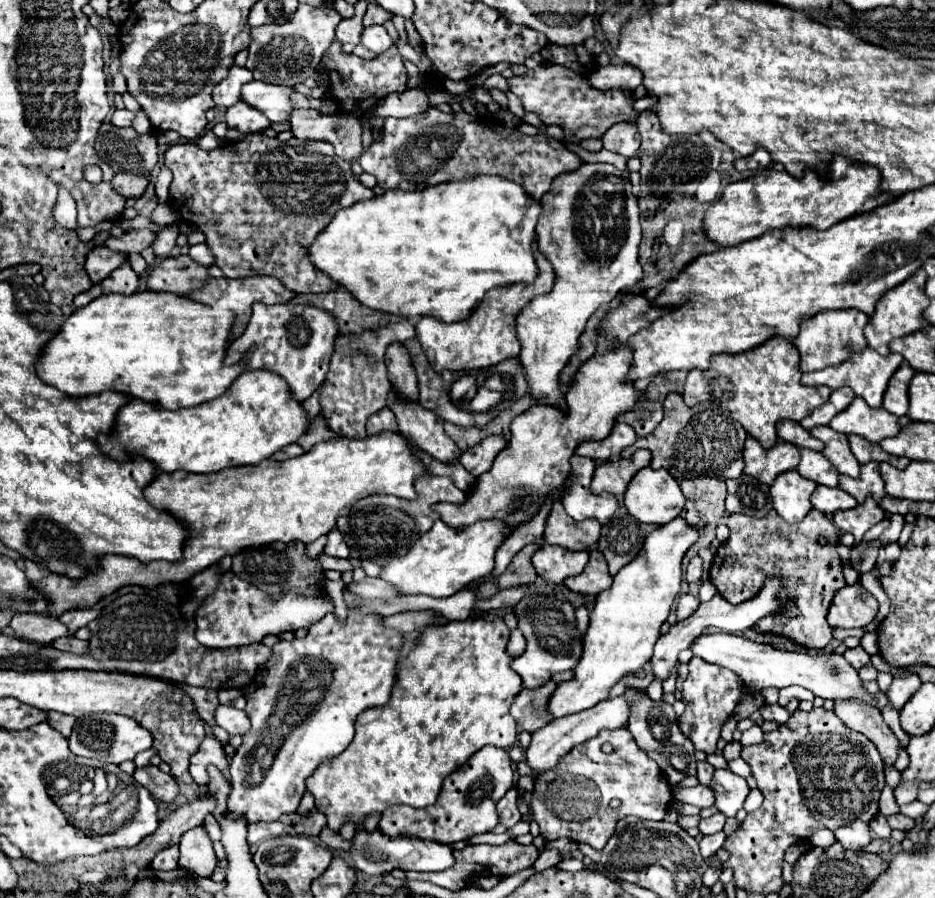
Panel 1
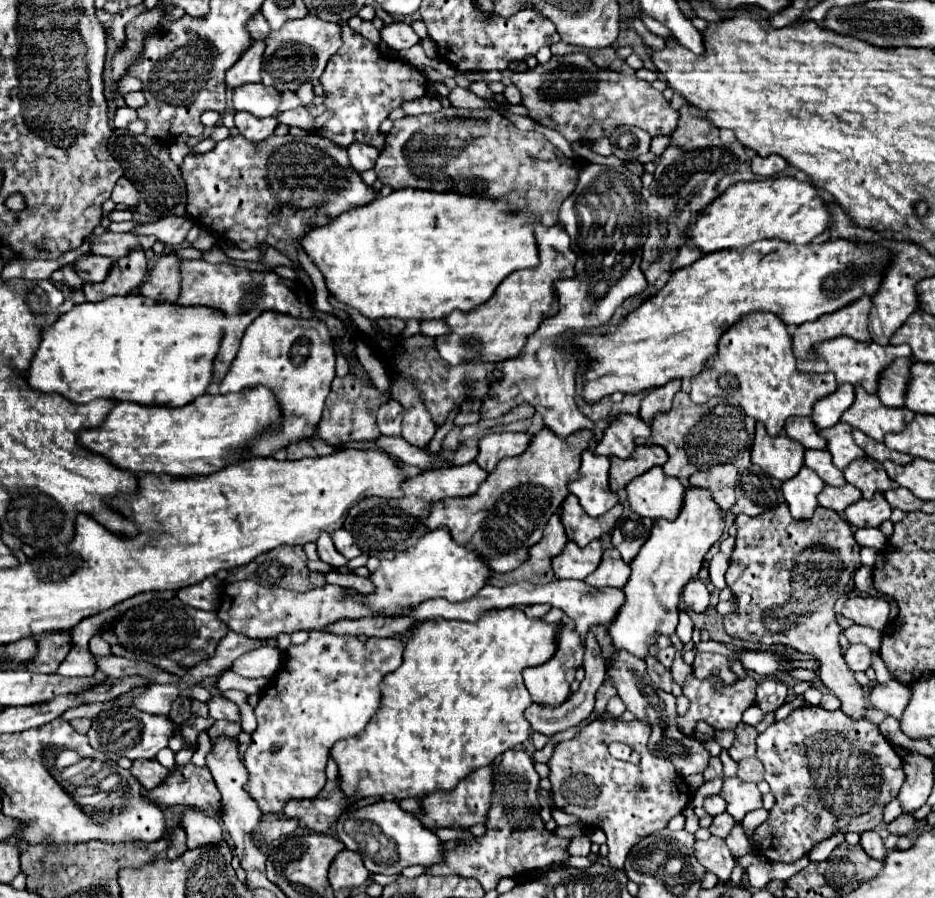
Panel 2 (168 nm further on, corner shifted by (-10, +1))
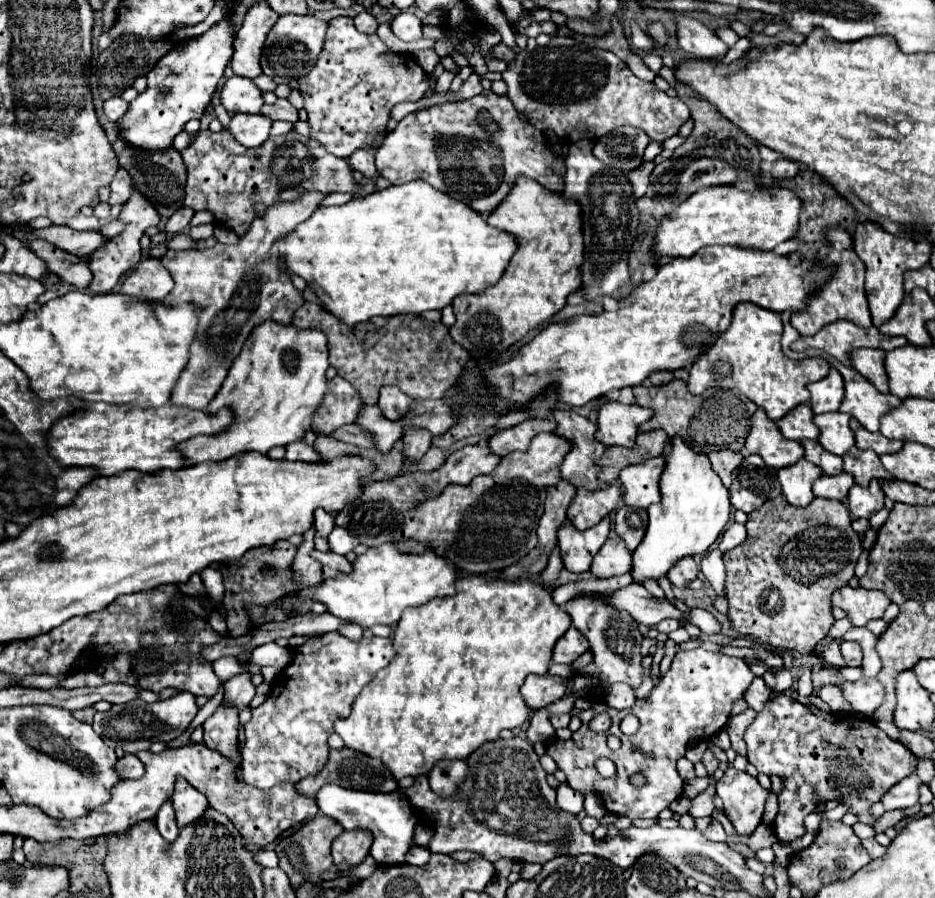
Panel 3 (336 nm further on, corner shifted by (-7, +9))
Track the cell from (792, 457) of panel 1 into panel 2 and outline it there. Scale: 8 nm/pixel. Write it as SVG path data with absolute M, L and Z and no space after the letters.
M762 422L755 428L752 445L752 462L772 478L784 482L794 478L804 466L804 446L792 442L788 436L768 436Z

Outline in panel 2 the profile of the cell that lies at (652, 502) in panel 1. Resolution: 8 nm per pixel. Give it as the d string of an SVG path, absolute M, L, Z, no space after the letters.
M652 468L644 476L634 478L628 486L630 508L640 516L674 520L682 506L684 484L678 478L666 476L662 468Z

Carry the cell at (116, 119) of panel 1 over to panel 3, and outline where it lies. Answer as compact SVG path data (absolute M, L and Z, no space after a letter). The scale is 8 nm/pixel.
M109 98L109 100L105 100L103 110L105 110L105 116L109 120L117 122L117 120L121 120L125 116L125 112L129 110L129 104L123 98Z

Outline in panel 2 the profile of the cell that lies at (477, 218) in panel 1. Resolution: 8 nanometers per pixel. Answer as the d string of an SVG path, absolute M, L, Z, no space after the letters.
M412 188L394 190L390 196L378 196L368 206L360 206L356 210L348 210L348 212L340 214L338 218L334 218L330 224L324 224L324 226L318 226L318 228L310 230L308 234L302 236L302 250L310 256L310 260L322 272L328 292L338 302L358 310L362 316L366 316L370 320L378 320L378 318L432 320L432 318L446 318L454 308L462 310L462 312L470 312L476 306L480 306L486 300L490 300L490 296L494 294L496 286L508 274L512 274L514 270L520 270L520 268L534 268L538 264L538 248L536 248L536 240L534 240L534 228L532 228L532 214L530 212L512 216L512 214L506 212L506 208L500 208L498 202L492 202L492 200L486 200L486 198L468 198L468 196L462 196L462 194L440 194L440 192L412 190Z

